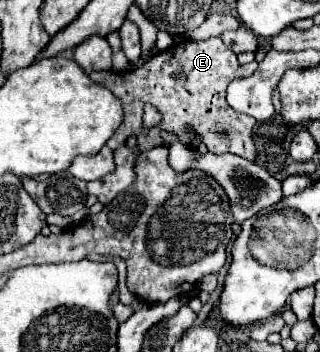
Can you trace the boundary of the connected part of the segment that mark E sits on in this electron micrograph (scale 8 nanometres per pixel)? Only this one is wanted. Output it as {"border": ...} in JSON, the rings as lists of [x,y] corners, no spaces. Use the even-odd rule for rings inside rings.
{"border":[[[209,38],[205,42],[179,42],[167,48],[165,52],[155,54],[139,68],[129,68],[125,72],[93,72],[89,78],[93,82],[109,88],[115,98],[121,98],[123,106],[123,122],[117,132],[109,138],[107,146],[117,150],[129,134],[137,134],[137,144],[143,150],[159,146],[159,130],[167,130],[177,134],[183,142],[187,140],[185,126],[193,126],[209,152],[233,152],[247,160],[255,160],[255,146],[253,146],[253,126],[255,118],[247,114],[235,112],[227,104],[227,86],[237,78],[247,78],[257,70],[257,62],[239,64],[237,56],[223,44],[221,38]],[[151,104],[161,114],[161,122],[153,128],[143,128],[143,108]]]}

